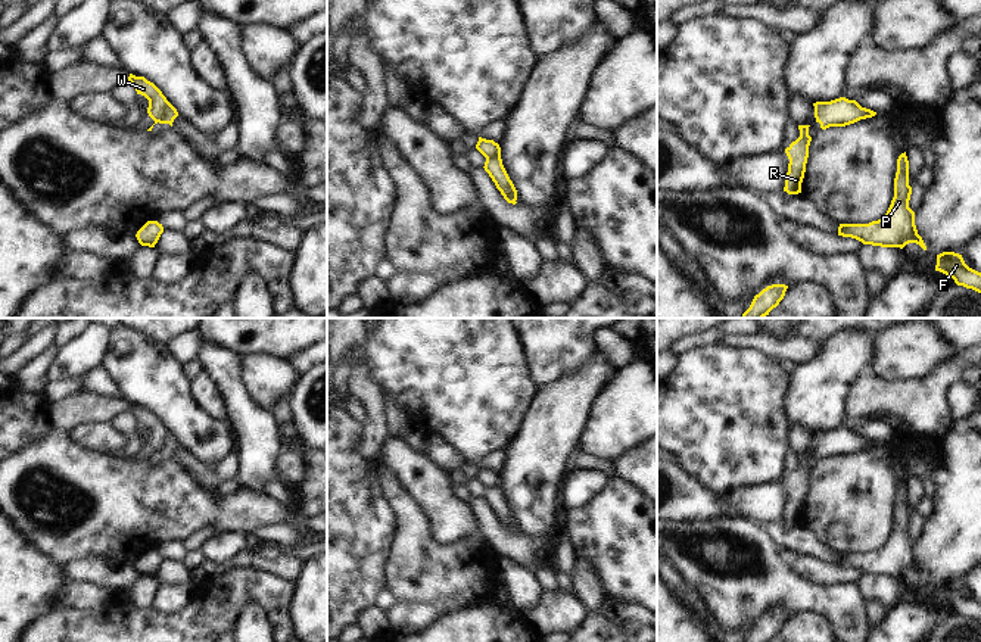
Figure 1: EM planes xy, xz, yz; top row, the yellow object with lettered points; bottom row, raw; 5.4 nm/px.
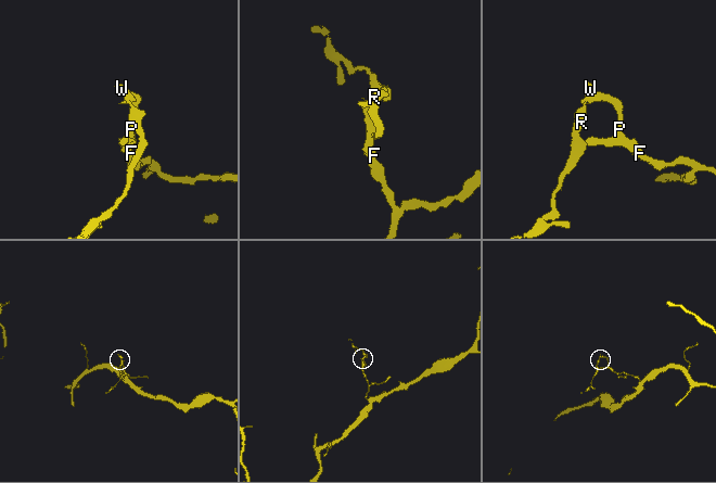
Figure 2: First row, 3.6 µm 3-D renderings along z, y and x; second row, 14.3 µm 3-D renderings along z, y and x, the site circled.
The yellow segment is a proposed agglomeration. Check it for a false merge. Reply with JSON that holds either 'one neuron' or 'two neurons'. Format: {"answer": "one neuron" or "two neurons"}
{"answer": "two neurons"}

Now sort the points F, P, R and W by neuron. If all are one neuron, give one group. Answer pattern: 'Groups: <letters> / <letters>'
Groups: F P / R W

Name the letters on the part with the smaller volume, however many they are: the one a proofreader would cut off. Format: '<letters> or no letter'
R, W

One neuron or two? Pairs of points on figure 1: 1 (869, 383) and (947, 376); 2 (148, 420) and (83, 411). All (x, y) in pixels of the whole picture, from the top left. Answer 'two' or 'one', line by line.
1: one
2: one

